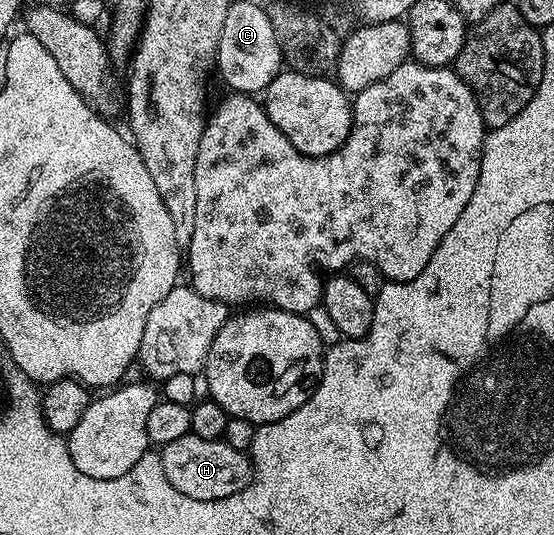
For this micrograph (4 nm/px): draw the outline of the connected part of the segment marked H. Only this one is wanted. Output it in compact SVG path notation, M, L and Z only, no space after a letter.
M190 431L183 439L167 443L161 450L161 462L167 471L167 479L175 491L183 491L191 499L222 501L246 489L253 479L253 462L244 449L236 449L224 439L212 441L199 439Z

